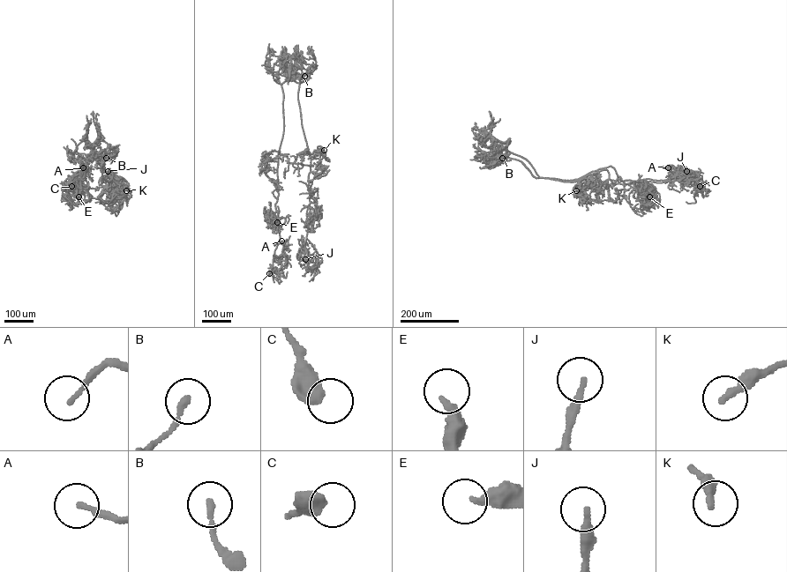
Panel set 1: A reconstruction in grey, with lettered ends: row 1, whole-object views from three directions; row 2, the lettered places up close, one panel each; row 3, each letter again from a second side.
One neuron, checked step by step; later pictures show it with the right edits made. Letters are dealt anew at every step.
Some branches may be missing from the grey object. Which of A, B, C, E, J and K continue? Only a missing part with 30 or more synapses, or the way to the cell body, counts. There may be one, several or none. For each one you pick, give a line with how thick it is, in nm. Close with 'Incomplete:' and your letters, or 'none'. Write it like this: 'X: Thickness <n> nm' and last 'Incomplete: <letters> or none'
Incomplete: none

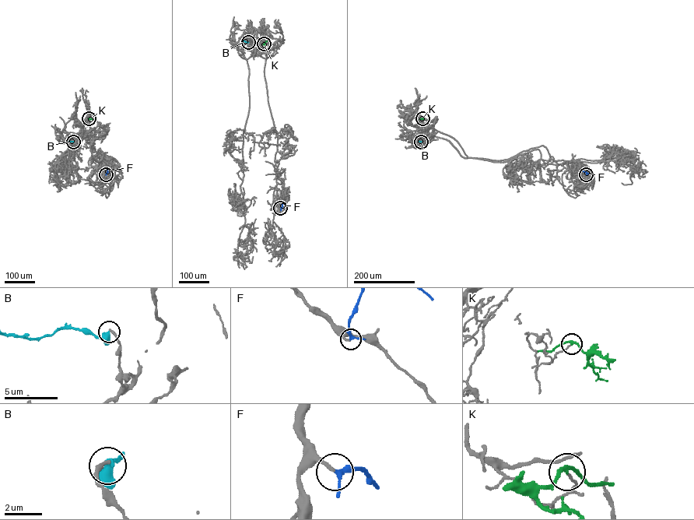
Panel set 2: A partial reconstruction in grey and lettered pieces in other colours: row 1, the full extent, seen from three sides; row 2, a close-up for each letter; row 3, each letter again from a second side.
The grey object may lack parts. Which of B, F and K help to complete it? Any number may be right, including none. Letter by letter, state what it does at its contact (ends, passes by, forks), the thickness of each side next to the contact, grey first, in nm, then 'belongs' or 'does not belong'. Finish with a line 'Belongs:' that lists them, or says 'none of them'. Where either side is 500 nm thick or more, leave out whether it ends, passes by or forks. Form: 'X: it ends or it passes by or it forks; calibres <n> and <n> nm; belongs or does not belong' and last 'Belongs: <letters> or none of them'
B: it passes by; calibres 220 and 400 nm; does not belong
F: it passes by; calibres 190 and 200 nm; belongs
K: it passes by; calibres 110 and 170 nm; does not belong
Belongs: F

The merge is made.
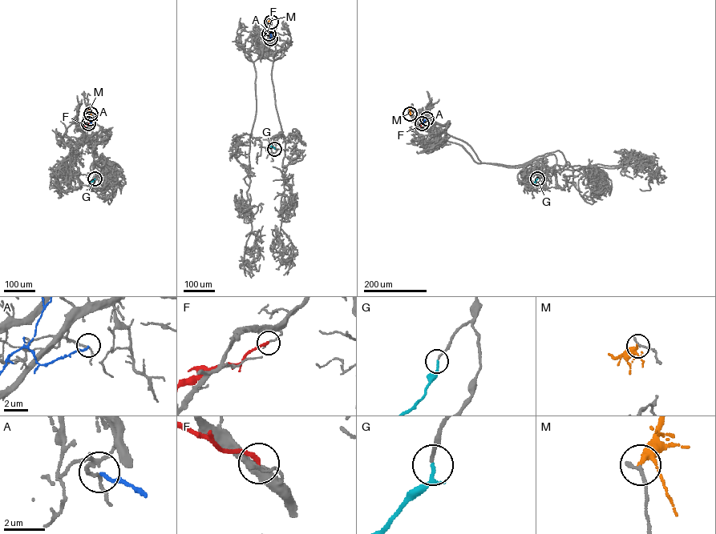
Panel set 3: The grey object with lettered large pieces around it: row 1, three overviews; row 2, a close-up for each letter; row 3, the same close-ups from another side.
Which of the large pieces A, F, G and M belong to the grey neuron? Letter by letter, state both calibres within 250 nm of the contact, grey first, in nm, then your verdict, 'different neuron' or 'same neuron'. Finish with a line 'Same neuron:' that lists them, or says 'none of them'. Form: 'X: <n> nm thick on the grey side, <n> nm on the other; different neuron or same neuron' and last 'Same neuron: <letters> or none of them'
A: 130 nm thick on the grey side, 150 nm on the other; different neuron
F: 130 nm thick on the grey side, 240 nm on the other; different neuron
G: 150 nm thick on the grey side, 200 nm on the other; same neuron
M: 190 nm thick on the grey side, 280 nm on the other; different neuron
Same neuron: G

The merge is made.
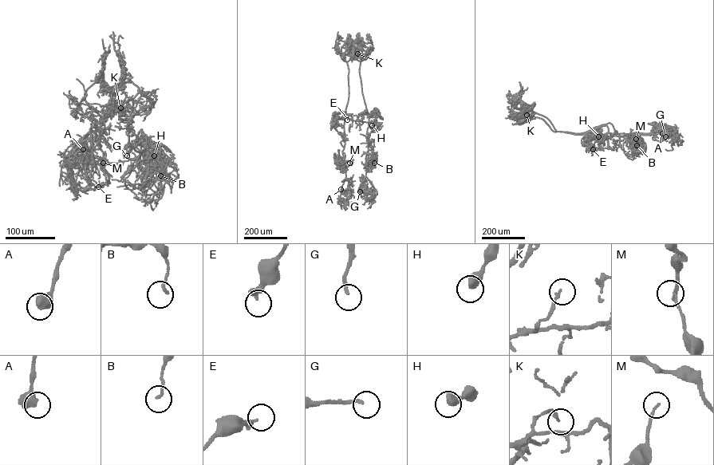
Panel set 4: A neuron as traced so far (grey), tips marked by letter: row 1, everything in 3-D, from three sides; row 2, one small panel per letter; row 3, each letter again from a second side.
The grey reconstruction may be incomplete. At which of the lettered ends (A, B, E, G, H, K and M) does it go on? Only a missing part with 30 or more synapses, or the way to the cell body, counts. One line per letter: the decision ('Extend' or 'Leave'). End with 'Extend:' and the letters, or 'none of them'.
A: Leave
B: Leave
E: Leave
G: Leave
H: Leave
K: Leave
M: Leave
Extend: none of them

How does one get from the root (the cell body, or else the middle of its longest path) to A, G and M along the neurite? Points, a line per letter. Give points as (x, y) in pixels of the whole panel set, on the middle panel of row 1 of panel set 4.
A: (352, 57), (354, 52), (353, 59), (341, 58), (349, 68), (349, 95), (342, 151), (345, 177), (341, 189)
G: (352, 57), (354, 52), (360, 58), (359, 74), (368, 117), (366, 189), (360, 191)
M: (352, 57), (354, 52), (353, 59), (341, 58), (349, 68), (349, 91), (342, 154), (344, 162), (349, 163)

